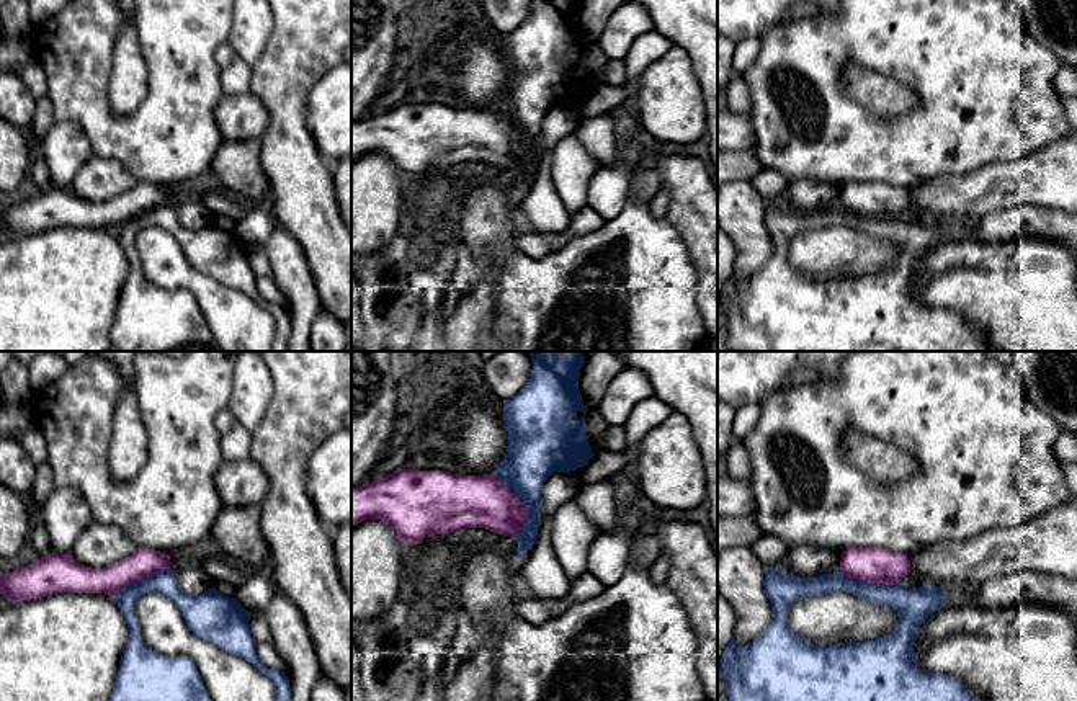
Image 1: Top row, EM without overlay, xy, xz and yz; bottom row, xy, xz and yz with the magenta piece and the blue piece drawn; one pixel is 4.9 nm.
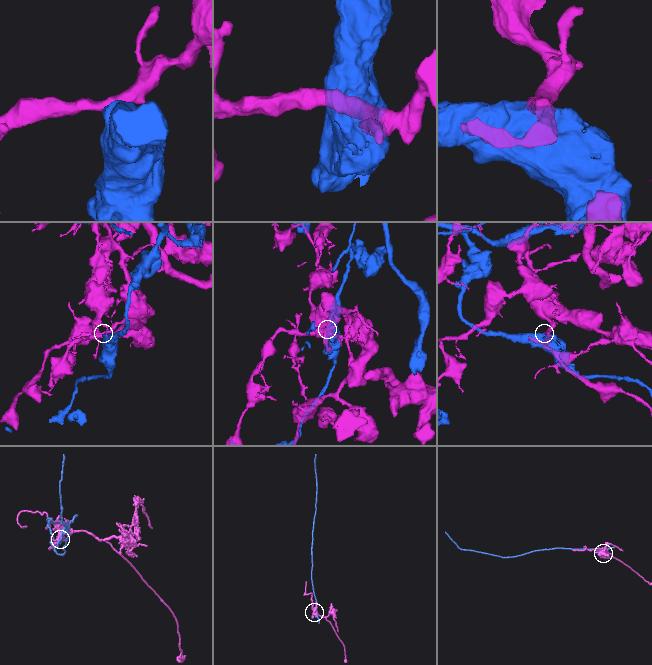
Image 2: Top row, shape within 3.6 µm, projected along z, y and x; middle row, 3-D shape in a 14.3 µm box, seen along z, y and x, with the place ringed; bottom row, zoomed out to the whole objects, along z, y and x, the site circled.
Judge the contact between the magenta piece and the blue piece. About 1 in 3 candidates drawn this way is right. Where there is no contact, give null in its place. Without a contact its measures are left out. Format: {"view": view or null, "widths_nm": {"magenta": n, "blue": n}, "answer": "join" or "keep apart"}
{"view": "xz", "widths_nm": {"magenta": 260, "blue": 260}, "answer": "keep apart"}

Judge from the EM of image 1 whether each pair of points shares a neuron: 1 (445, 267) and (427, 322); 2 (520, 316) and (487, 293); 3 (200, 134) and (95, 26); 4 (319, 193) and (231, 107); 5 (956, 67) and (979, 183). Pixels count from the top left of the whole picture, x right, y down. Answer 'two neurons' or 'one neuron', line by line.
1: one neuron
2: two neurons
3: one neuron
4: two neurons
5: two neurons

